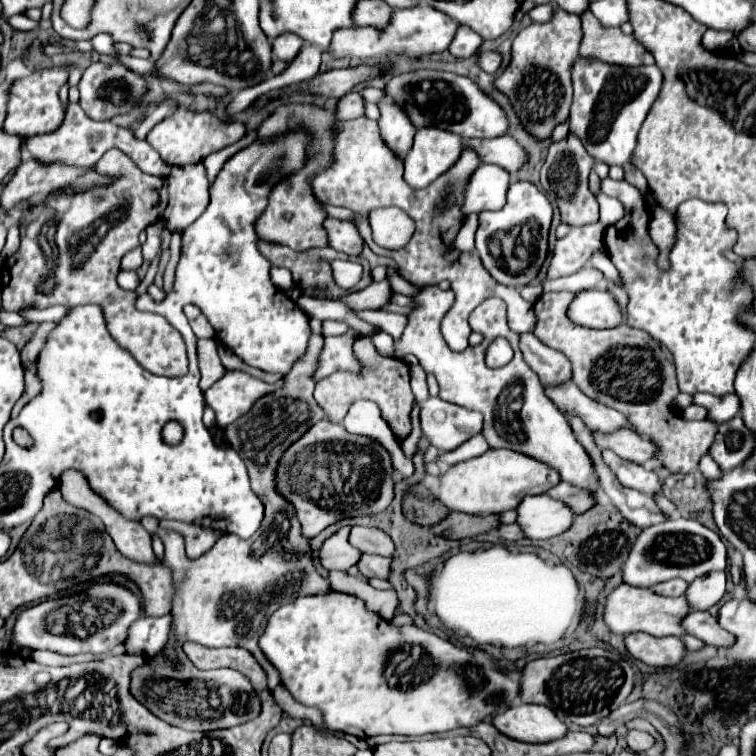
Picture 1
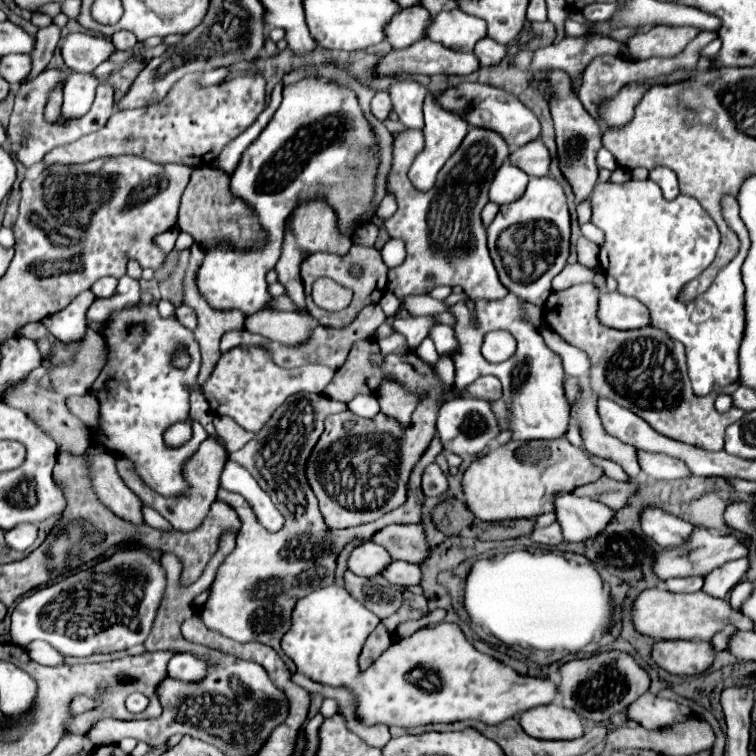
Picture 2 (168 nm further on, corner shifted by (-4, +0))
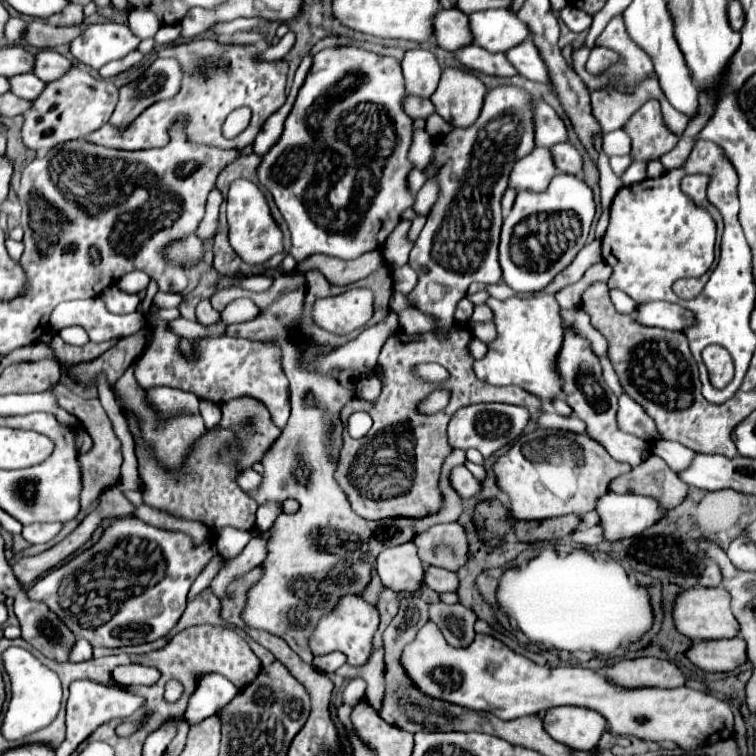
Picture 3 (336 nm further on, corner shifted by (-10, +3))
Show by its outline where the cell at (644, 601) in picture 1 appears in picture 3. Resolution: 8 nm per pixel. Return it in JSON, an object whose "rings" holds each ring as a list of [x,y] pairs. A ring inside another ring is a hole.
{"rings":[[[692,587],[688,591],[684,591],[682,595],[678,595],[676,605],[674,605],[674,621],[676,621],[676,629],[690,637],[692,641],[702,641],[704,639],[704,629],[706,629],[706,639],[730,639],[738,635],[738,621],[732,615],[730,609],[730,593],[726,593],[726,589],[716,587],[716,589],[704,589],[706,593],[706,603],[702,605],[702,587]],[[706,607],[706,609],[702,609]]]}

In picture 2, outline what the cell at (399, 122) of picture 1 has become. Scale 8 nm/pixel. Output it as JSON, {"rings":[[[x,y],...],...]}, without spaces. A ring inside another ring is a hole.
{"rings":[[[398,80],[396,84],[390,86],[388,92],[400,124],[412,130],[422,130],[424,126],[422,102],[424,102],[426,90],[414,80]]]}

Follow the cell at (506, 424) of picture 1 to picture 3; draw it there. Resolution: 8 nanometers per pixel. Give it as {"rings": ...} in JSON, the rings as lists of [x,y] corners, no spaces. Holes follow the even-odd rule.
{"rings":[[[538,295],[530,299],[506,299],[498,301],[494,297],[488,299],[488,307],[494,311],[494,325],[498,329],[498,337],[488,343],[488,353],[482,361],[474,363],[474,371],[478,379],[490,379],[492,385],[518,385],[534,395],[538,395],[544,403],[552,401],[554,397],[562,395],[562,381],[556,373],[556,355],[558,349],[562,347],[562,337],[564,337],[564,327],[562,327],[562,317],[560,317],[560,305],[554,295]]]}

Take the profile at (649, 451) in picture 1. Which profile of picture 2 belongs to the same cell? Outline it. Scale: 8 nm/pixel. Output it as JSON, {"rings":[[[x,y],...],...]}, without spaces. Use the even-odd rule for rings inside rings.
{"rings":[[[638,450],[638,462],[648,476],[658,478],[658,480],[676,480],[676,478],[690,476],[690,472],[682,460],[676,460],[672,456],[664,456],[660,452]]]}

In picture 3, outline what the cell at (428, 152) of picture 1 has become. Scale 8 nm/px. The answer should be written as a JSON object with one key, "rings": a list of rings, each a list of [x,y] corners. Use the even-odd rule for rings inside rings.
{"rings":[[[446,67],[438,89],[430,97],[436,113],[454,127],[470,127],[482,109],[486,85],[474,75],[458,67]]]}

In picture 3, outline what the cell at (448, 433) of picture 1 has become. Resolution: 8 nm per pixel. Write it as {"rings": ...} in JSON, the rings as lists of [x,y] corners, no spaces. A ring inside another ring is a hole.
{"rings":[[[478,403],[460,409],[448,425],[448,441],[454,449],[478,449],[484,457],[494,455],[508,443],[514,443],[530,421],[530,411],[518,405],[506,403]]]}

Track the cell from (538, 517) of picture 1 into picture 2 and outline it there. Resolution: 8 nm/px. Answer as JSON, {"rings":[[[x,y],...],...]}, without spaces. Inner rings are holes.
{"rings":[[[572,494],[556,496],[556,522],[562,528],[562,536],[568,542],[582,542],[596,536],[614,516],[614,510],[592,500]]]}

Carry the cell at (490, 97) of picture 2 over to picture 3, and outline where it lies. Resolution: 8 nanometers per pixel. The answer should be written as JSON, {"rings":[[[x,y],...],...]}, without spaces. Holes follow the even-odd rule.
{"rings":[[[544,101],[534,103],[536,117],[536,147],[552,147],[568,143],[568,129],[564,119]]]}

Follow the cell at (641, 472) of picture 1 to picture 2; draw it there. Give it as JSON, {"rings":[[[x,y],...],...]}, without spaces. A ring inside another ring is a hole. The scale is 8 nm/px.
{"rings":[[[584,386],[578,396],[578,404],[572,410],[572,418],[580,424],[584,448],[594,456],[620,464],[628,476],[638,474],[640,464],[636,458],[636,448],[606,434],[606,430],[600,424],[598,412],[596,412],[596,400],[598,396],[588,386]]]}

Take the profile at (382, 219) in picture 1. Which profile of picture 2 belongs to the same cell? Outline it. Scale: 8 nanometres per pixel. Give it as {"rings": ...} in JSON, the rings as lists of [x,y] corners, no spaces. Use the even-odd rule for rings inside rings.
{"rings":[[[386,194],[386,196],[384,196],[384,200],[380,202],[380,206],[378,206],[378,210],[376,210],[374,218],[378,218],[378,220],[388,220],[394,212],[396,212],[396,202],[394,202],[394,196]]]}

